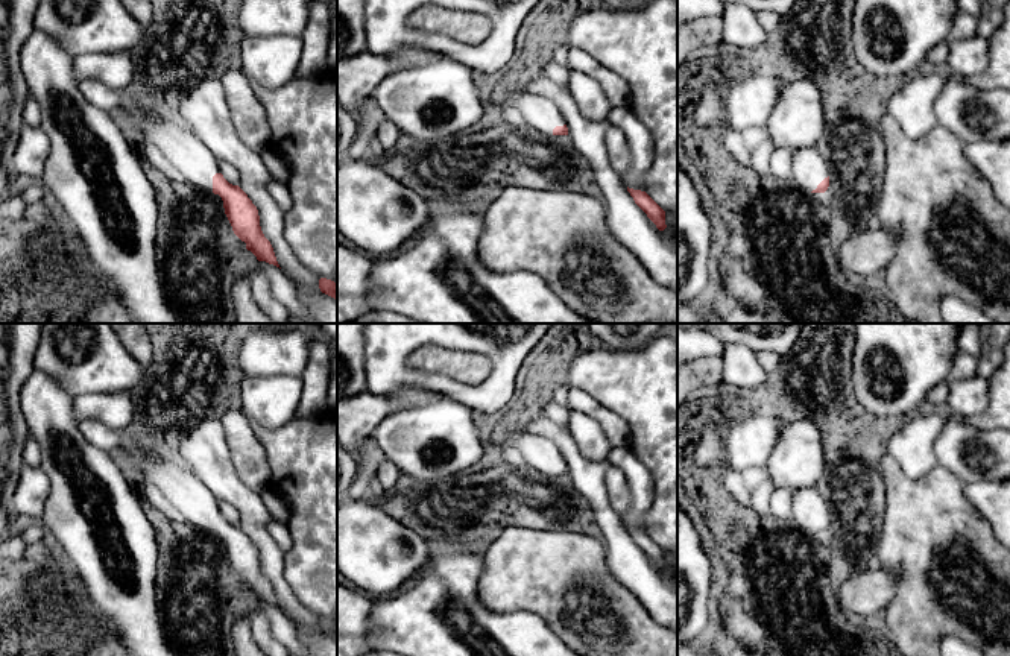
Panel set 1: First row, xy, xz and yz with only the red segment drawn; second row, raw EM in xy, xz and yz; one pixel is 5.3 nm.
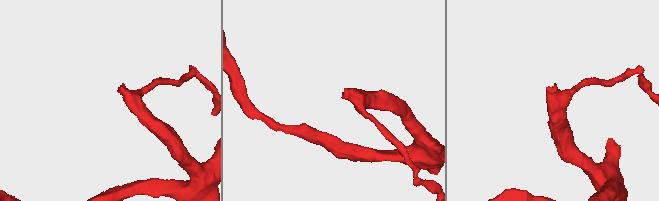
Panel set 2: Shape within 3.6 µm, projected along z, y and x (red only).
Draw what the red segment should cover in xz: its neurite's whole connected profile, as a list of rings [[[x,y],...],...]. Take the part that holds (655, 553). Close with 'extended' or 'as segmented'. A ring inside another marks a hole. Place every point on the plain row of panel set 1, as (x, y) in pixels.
[[[627,527],[627,531],[633,538],[635,544],[647,554],[647,557],[656,565],[659,571],[667,568],[665,551],[645,533],[641,530],[633,530]]]; as segmented

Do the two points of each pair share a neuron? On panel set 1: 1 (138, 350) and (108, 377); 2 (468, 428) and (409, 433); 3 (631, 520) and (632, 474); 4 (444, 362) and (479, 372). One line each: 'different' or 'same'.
1: different
2: same
3: same
4: same

